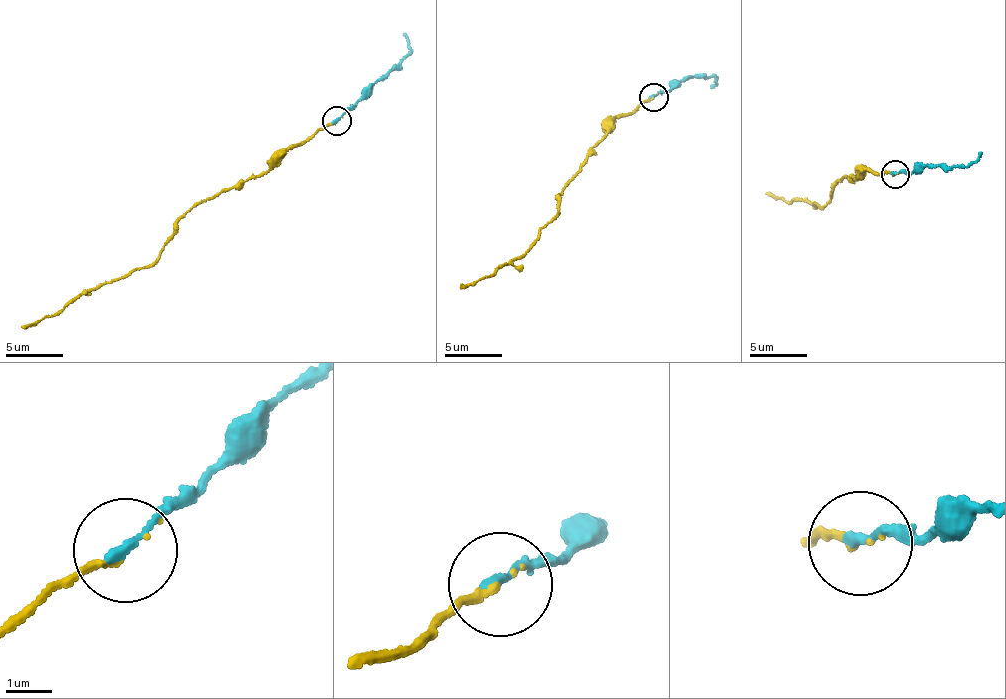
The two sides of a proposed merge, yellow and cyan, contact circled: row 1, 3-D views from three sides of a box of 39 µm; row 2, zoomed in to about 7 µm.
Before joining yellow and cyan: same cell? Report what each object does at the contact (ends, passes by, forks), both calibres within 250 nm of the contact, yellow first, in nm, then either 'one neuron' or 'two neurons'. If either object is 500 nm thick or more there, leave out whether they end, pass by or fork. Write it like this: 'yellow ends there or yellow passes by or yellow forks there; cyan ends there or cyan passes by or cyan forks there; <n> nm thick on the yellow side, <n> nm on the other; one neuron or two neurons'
yellow ends there; cyan ends there; 150 nm thick on the yellow side, 200 nm on the other; one neuron

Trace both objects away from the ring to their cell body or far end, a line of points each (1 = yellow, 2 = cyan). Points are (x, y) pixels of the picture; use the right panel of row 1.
1: (894, 174), (865, 167), (855, 179), (841, 178), (820, 207), (765, 193)
2: (896, 175), (917, 174), (927, 165), (946, 171), (967, 165), (981, 151)

